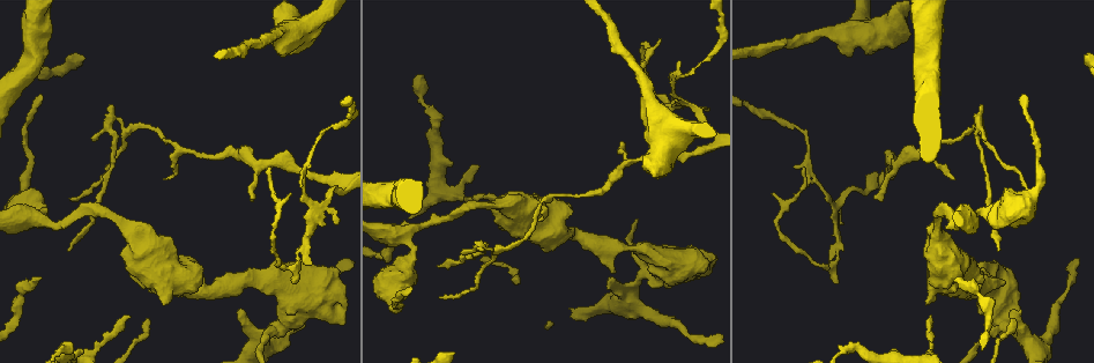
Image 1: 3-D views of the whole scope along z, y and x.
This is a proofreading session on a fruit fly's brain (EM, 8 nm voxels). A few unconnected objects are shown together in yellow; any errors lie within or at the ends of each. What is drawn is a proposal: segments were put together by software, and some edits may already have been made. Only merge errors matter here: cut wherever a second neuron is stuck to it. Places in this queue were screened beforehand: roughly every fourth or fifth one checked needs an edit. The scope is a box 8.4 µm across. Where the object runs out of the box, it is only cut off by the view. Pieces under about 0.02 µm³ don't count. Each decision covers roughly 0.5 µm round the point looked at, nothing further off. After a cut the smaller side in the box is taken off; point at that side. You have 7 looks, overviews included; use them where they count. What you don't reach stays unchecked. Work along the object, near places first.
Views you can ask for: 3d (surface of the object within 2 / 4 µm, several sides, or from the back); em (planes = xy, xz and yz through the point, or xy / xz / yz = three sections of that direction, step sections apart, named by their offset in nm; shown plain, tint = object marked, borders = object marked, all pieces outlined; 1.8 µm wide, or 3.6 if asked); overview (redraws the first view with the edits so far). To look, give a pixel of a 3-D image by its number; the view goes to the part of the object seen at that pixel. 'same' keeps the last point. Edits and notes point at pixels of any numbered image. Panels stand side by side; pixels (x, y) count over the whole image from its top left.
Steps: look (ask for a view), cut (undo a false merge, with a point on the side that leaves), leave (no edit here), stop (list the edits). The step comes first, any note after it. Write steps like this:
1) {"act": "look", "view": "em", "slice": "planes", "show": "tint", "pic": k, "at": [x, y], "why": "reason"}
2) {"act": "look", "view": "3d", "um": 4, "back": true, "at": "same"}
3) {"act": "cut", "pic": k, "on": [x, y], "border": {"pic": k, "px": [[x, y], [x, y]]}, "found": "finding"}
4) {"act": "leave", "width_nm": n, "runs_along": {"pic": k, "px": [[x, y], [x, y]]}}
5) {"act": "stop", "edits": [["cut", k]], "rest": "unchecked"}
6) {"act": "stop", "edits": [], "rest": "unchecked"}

{"act": "look", "view": "3d", "um": 4, "pic": 1, "at": [644, 269], "why": "three arms meet"}

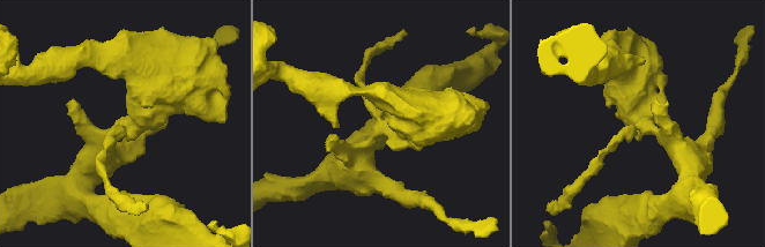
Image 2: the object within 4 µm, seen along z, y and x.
{"act": "look", "view": "em", "um": 3.6, "slice": "planes", "show": "tint", "pic": 2, "at": [127, 124], "why": "shape alone is not enough"}

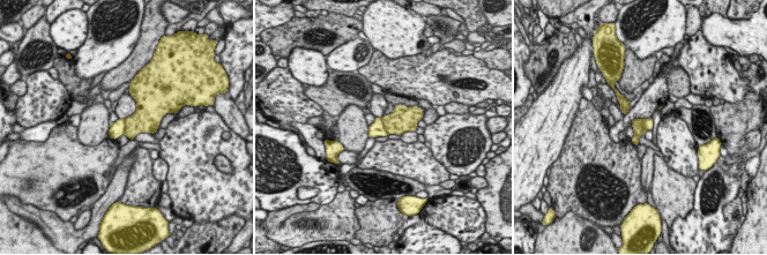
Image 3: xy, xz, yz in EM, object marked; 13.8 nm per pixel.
{"act": "cut", "pic": 3, "on": [377, 128], "border": {"pic": 3, "px": [[380, 119], [388, 134]]}, "found": "two neurons meet here"}

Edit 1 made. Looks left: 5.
{"act": "look", "view": "3d", "um": 2, "pic": 1, "at": [480, 246], "why": "sharp bend"}

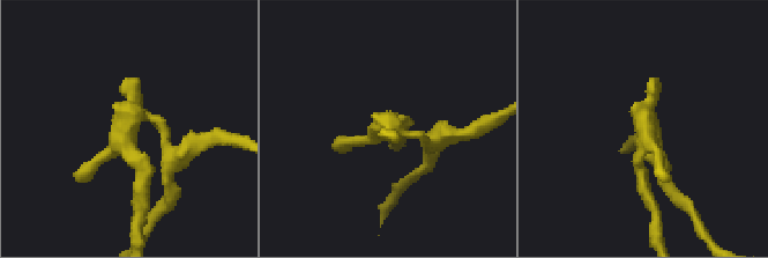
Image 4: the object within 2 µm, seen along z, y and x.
{"act": "look", "view": "em", "slice": "planes", "show": "tint", "pic": 4, "at": [388, 129], "why": "now the EM"}

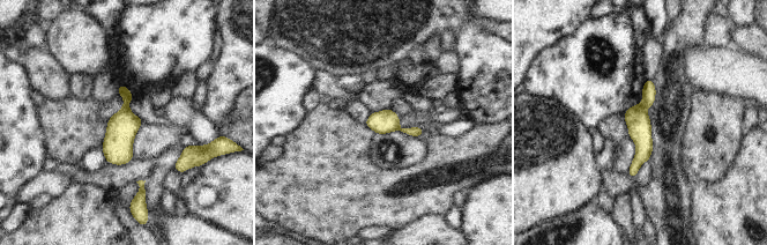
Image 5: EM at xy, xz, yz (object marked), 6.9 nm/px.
{"act": "cut", "pic": 5, "on": [638, 120], "border": {"pic": 5, "px": [[641, 102], [645, 109]]}, "found": "a second neuron is stuck on"}

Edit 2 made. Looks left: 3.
{"act": "look", "view": "overview", "why": "redraw"}

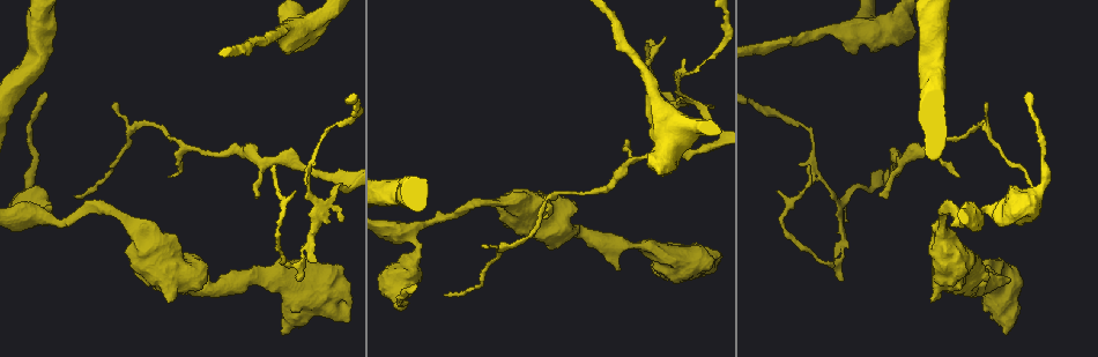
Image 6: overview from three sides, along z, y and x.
{"act": "look", "view": "3d", "um": 4, "pic": 6, "at": [642, 157], "why": "narrows sharply"}

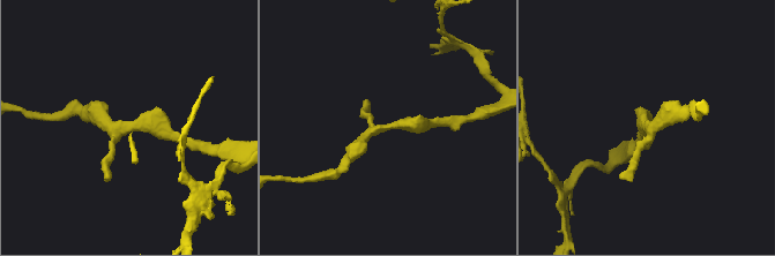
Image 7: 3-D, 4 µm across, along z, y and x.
{"act": "look", "view": "em", "um": 3.6, "slice": "planes", "show": "tint", "pic": 7, "at": [647, 129], "why": "shape alone is not enough"}

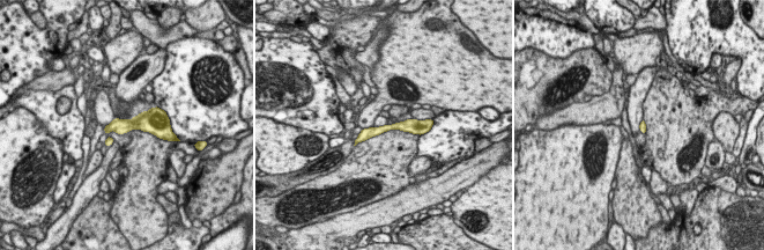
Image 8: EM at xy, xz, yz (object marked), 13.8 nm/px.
{"act": "leave", "runs_along": {"pic": 8, "px": [[417, 127], [390, 126], [361, 138]]}, "found": "continuous, no second neuron"}

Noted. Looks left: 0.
{"act": "stop", "edits": [["cut", 3], ["cut", 5]], "rest": "unchecked"}

